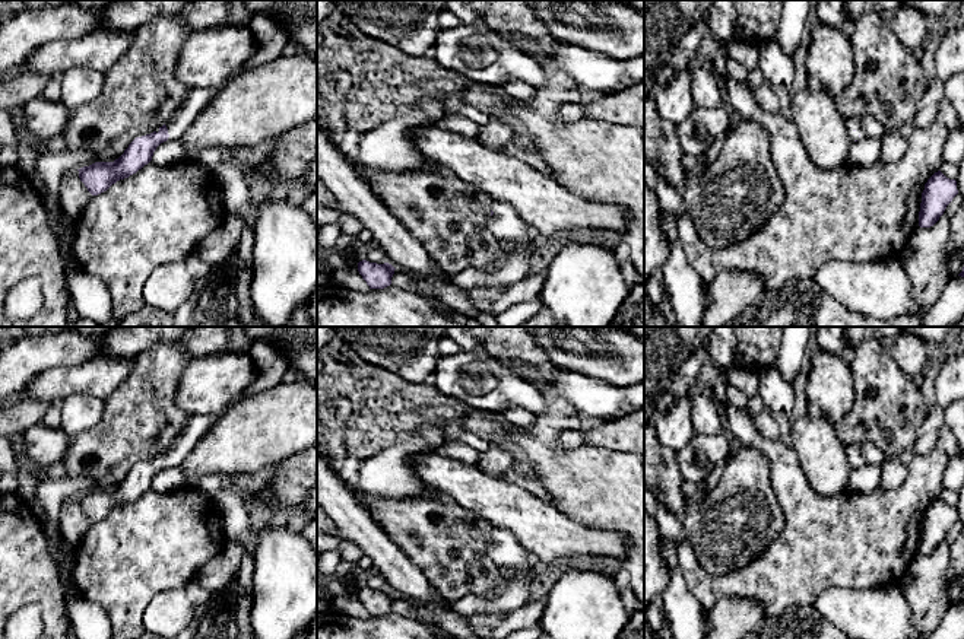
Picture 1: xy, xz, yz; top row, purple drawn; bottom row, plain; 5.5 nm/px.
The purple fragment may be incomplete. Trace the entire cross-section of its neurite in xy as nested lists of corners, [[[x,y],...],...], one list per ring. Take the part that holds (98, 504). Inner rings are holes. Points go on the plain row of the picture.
[[[212,414],[190,416],[187,426],[150,461],[136,464],[114,489],[95,489],[79,497],[79,505],[92,522],[107,518],[120,506],[129,505],[152,487],[156,474],[167,467],[180,467],[199,439],[216,420]]]

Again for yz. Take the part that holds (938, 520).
[[[941,497],[935,499],[922,519],[919,553],[933,553],[957,521],[957,508],[946,505]]]

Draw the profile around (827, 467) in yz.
[[[808,411],[792,420],[790,438],[792,448],[816,495],[831,497],[847,487],[854,468],[833,422]]]

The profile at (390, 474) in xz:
[[[418,427],[406,432],[403,439],[362,461],[358,490],[387,500],[419,497],[428,487],[415,470],[415,460],[435,451]]]

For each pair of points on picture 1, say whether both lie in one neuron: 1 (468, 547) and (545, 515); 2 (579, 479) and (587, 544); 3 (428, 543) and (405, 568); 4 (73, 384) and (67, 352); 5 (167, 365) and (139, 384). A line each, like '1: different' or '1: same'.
1: different
2: different
3: different
4: same
5: same

